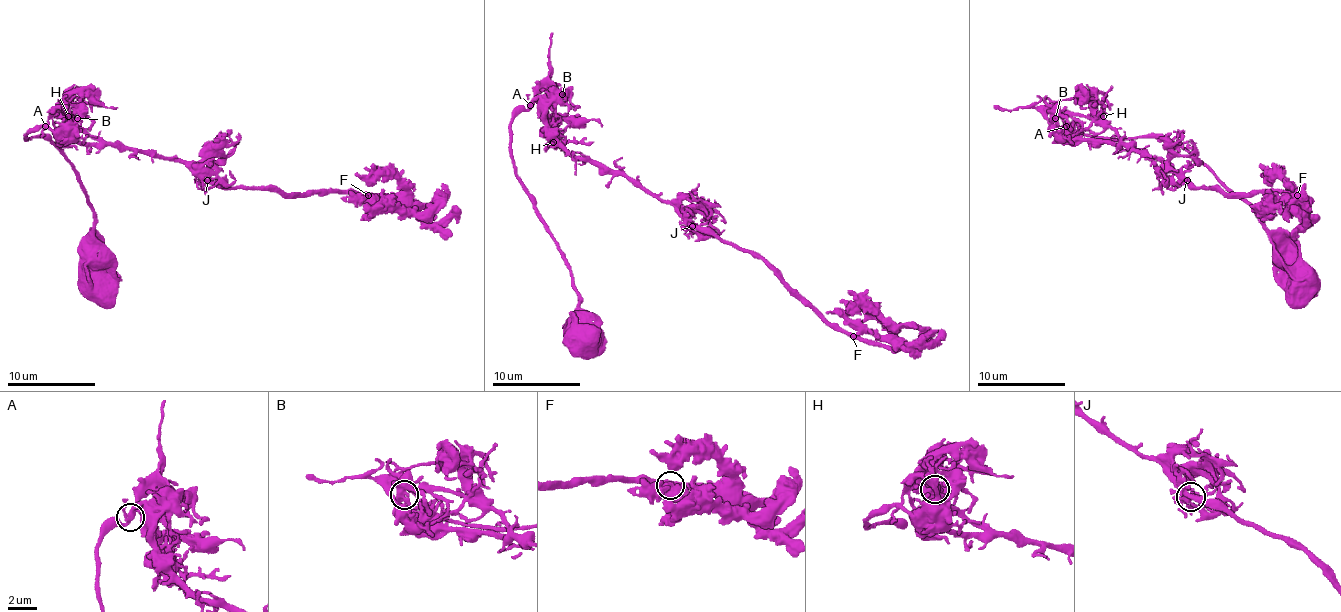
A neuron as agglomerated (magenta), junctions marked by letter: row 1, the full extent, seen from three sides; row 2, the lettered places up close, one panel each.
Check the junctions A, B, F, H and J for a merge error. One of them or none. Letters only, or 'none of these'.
none of these

